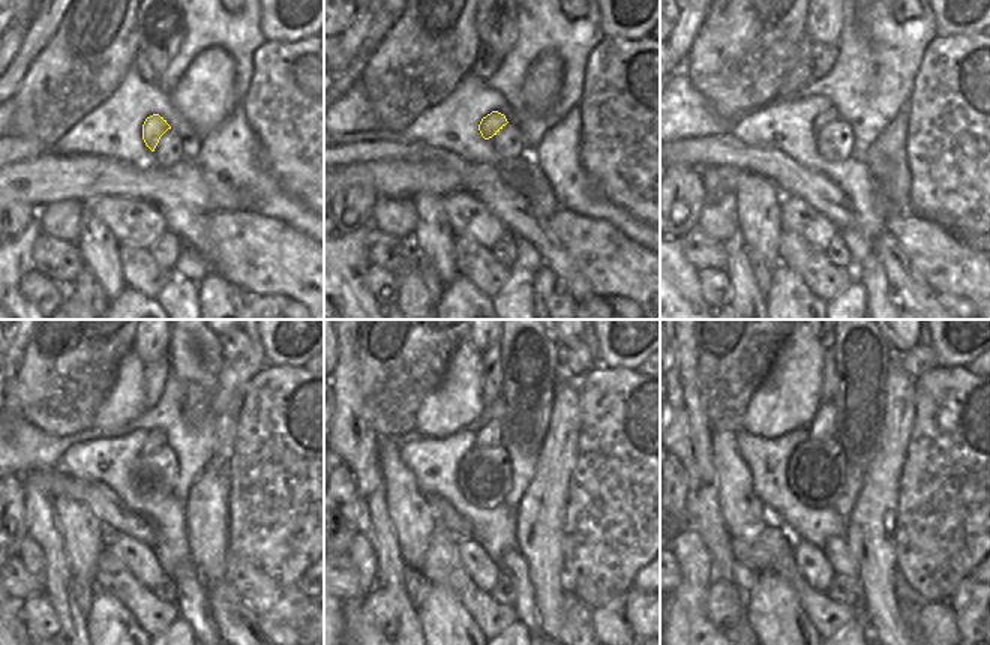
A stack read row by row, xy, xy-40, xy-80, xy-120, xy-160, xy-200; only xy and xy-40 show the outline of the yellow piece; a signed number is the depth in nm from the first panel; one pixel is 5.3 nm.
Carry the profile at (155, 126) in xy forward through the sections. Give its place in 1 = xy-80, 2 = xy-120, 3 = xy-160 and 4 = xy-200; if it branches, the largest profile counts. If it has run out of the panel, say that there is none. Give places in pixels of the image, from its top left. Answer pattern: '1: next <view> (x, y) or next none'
1: next xy-80 (830, 114)
2: next xy-120 (155, 440)
3: next xy-160 (491, 434)
4: next xy-200 (822, 426)

